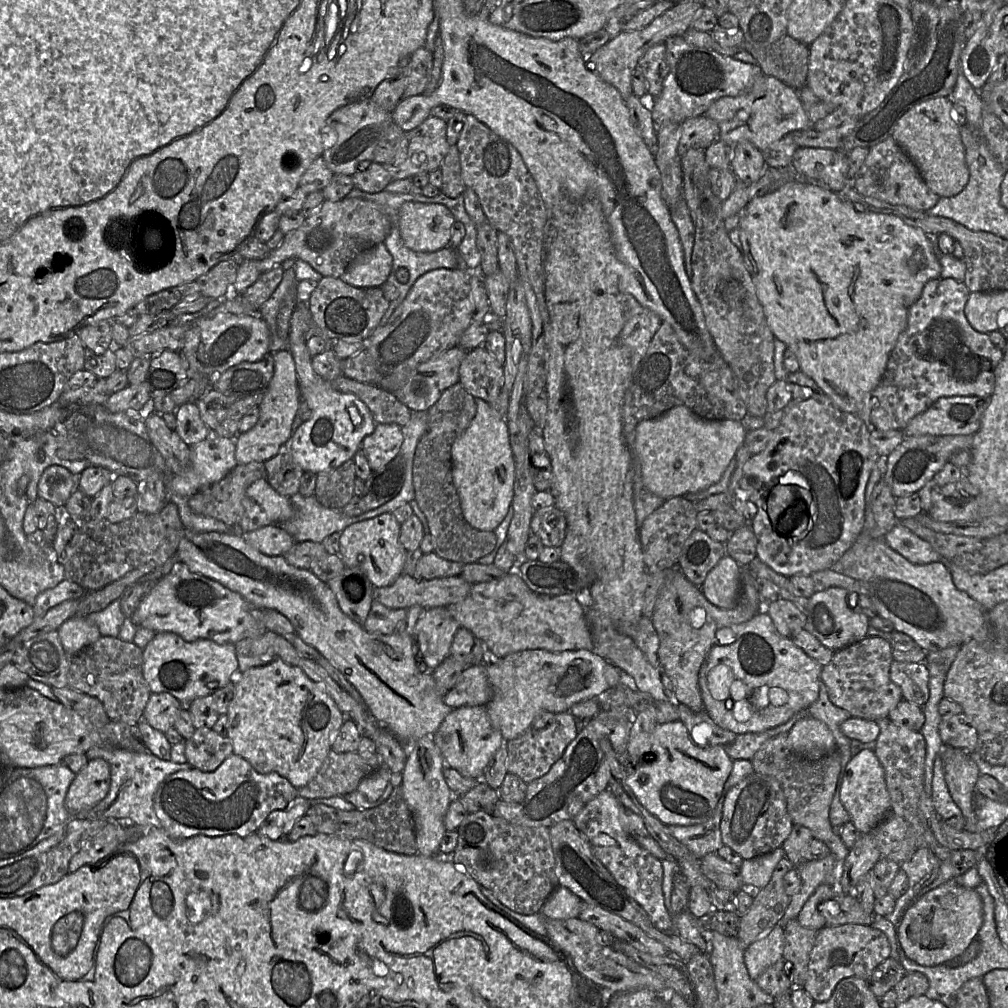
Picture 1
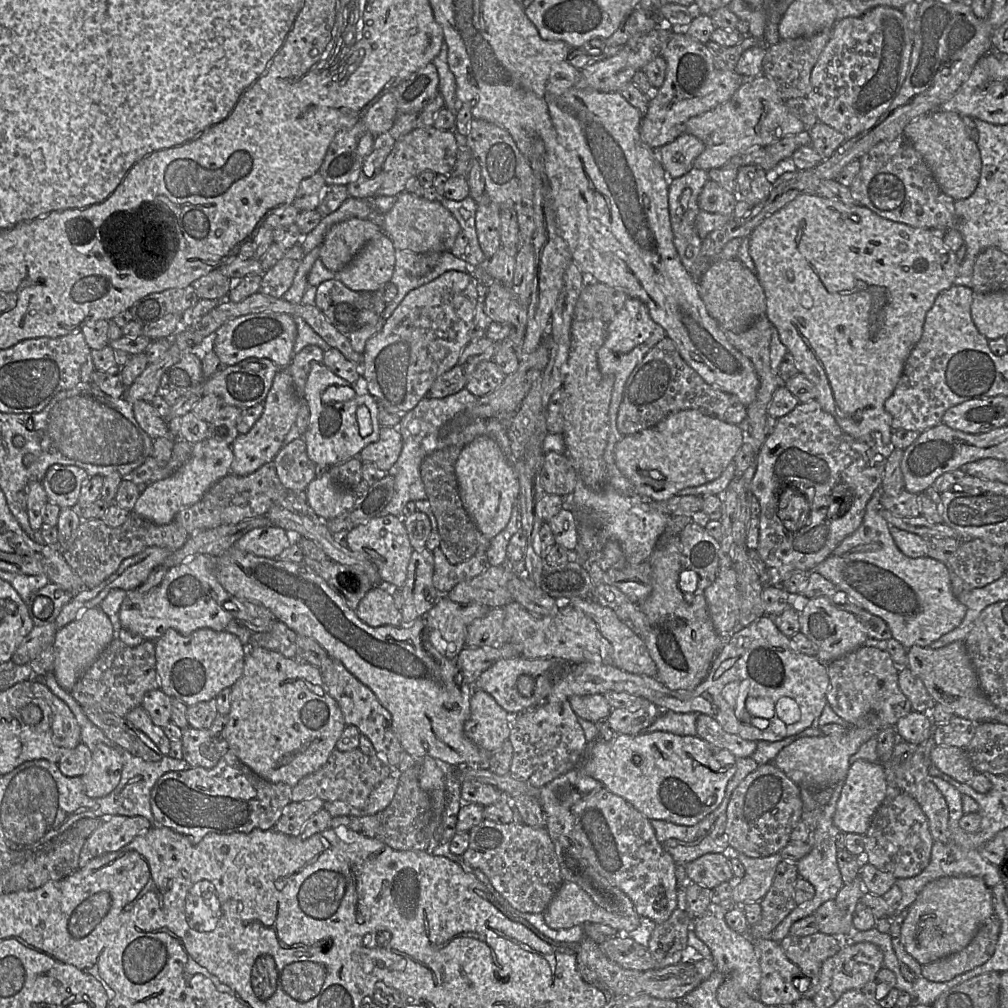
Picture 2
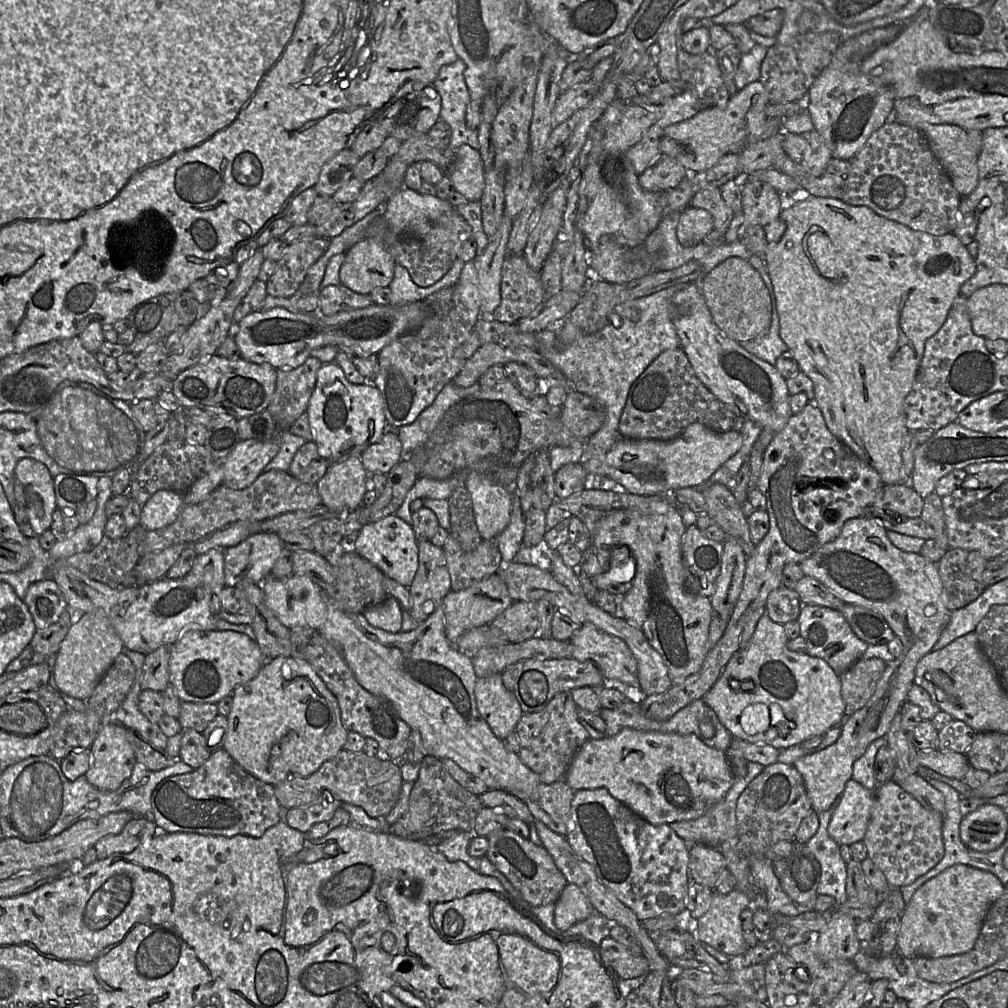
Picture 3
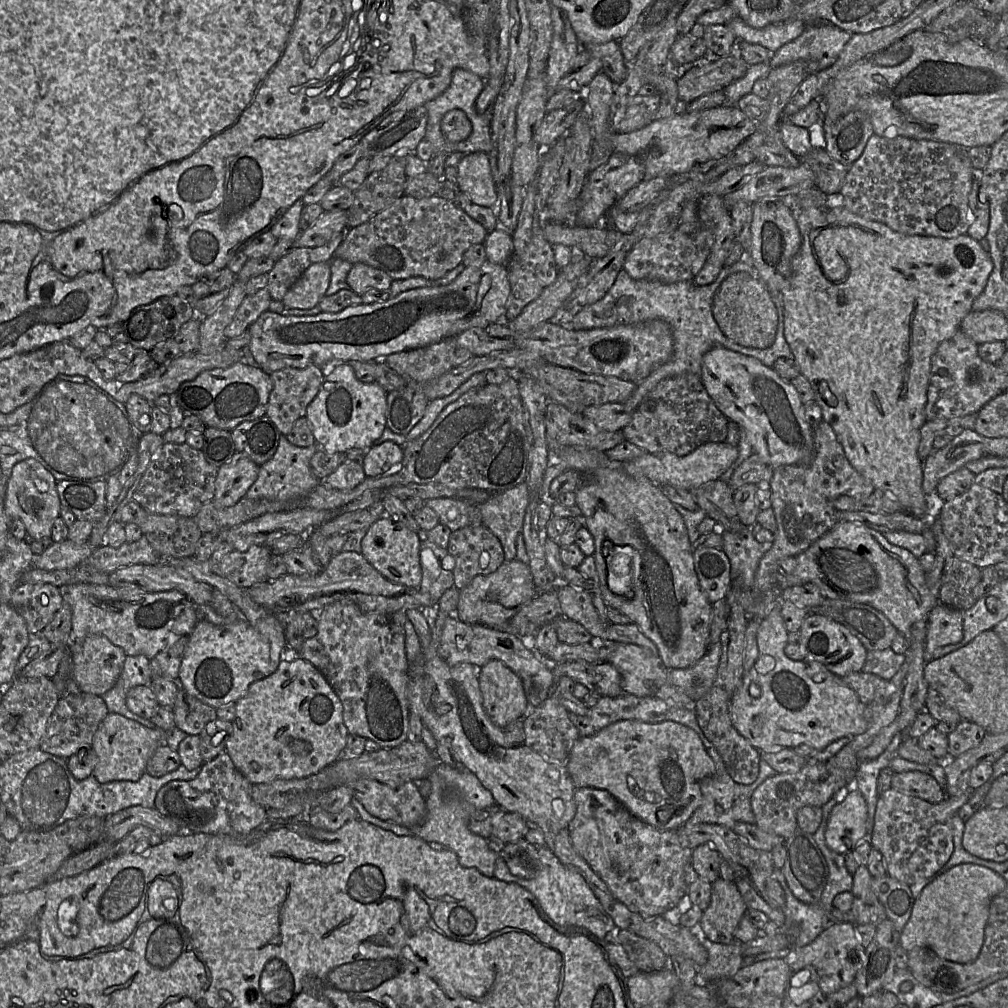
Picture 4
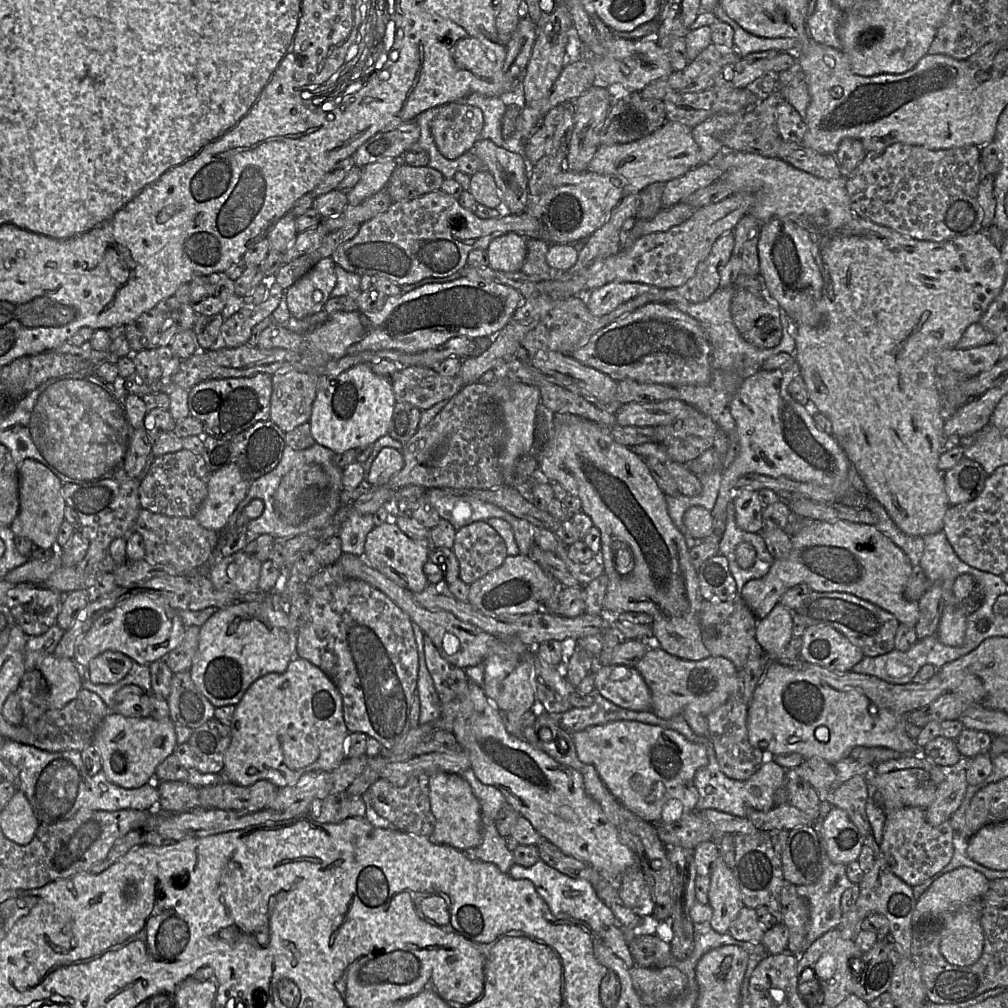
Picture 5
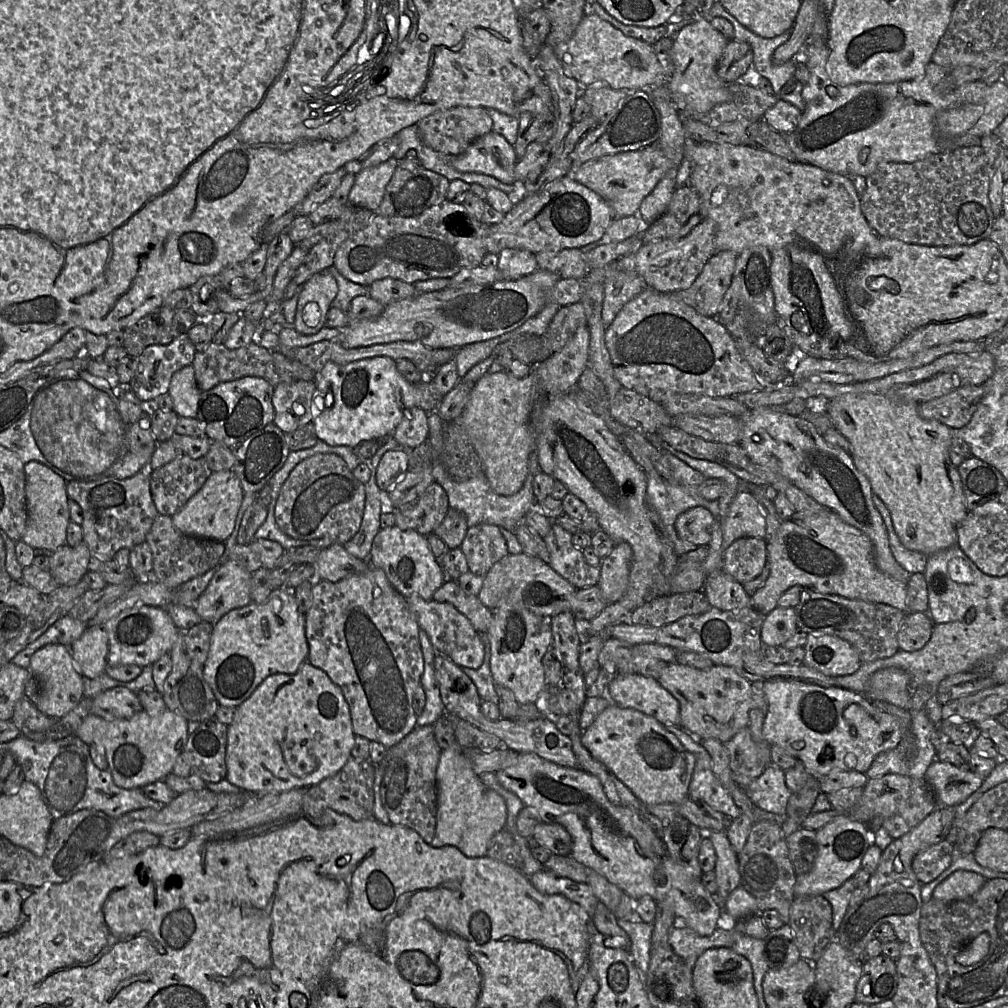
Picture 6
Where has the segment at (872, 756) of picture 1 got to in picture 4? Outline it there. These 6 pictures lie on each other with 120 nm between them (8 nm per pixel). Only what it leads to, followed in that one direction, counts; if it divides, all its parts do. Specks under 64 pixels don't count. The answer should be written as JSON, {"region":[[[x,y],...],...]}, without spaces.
{"region":[[[854,787],[837,795],[841,796],[841,801],[830,812],[825,840],[830,849],[844,855],[867,839],[867,804]]]}

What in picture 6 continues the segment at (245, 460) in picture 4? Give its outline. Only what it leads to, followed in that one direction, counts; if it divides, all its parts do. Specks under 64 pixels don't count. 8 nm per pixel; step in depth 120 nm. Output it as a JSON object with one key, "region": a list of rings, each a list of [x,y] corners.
{"region":[[[231,470],[212,472],[203,486],[173,516],[174,526],[190,536],[225,542],[231,535],[244,493],[240,480]]]}

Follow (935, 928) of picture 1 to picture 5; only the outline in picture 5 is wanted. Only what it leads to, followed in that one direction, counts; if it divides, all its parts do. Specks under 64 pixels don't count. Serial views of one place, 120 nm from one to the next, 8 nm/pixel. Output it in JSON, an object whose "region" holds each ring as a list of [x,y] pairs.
{"region":[[[959,867],[933,881],[916,901],[912,915],[913,927],[926,921],[940,924],[940,952],[947,962],[956,966],[971,966],[981,957],[984,932],[980,923],[981,898],[989,889],[990,881],[970,867]]]}

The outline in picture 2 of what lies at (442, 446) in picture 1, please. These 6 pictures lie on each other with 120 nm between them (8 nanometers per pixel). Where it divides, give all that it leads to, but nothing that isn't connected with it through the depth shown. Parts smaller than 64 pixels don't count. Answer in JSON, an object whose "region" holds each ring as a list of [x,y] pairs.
{"region":[[[450,445],[437,449],[425,456],[420,465],[427,500],[438,524],[441,538],[439,548],[452,564],[462,563],[475,554],[485,553],[490,545],[490,540],[478,530],[466,512],[460,497],[455,464],[463,447]]]}

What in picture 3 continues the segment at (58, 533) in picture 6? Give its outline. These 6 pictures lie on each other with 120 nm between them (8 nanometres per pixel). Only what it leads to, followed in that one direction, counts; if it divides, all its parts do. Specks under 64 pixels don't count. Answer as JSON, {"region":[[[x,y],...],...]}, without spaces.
{"region":[[[23,458],[17,462],[14,496],[16,503],[26,512],[37,537],[50,529],[57,504],[53,477],[43,463],[32,458]]]}

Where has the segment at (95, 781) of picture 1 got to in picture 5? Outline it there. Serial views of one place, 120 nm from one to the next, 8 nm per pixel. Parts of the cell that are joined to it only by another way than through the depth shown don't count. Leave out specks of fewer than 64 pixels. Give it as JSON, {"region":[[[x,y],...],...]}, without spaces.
{"region":[[[110,711],[96,730],[91,745],[96,748],[101,757],[102,772],[106,775],[107,779],[123,788],[135,789],[154,780],[157,766],[165,758],[174,753],[178,744],[175,724],[170,717],[160,720],[155,720],[151,716],[145,718],[128,718]]]}

